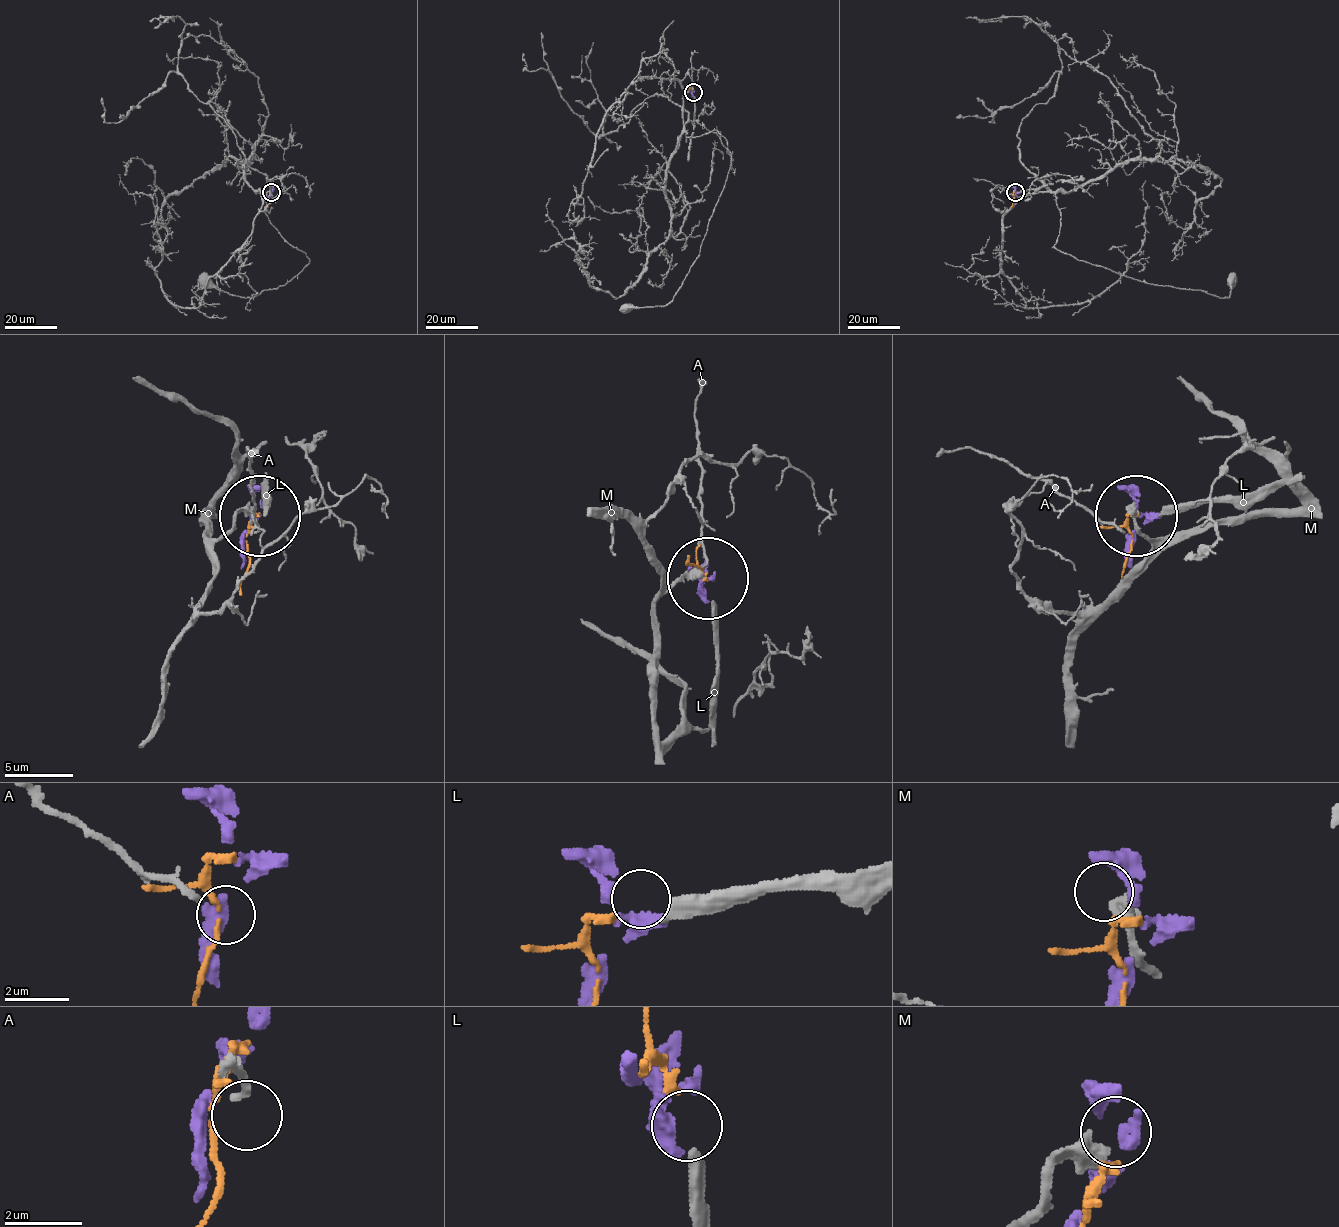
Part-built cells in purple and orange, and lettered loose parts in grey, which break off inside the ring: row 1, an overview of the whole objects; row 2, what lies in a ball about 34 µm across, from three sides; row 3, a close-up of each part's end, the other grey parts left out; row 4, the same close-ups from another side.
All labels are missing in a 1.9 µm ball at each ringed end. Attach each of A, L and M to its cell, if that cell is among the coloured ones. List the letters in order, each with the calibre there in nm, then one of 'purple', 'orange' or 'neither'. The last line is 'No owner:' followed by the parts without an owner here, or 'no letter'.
A: 200 nm | neither
L: 420 nm | purple
M: 550 nm | neither
No owner: A, M

